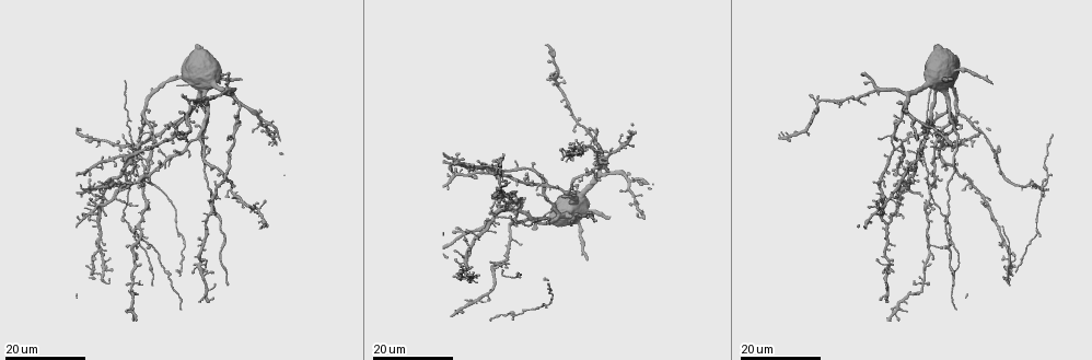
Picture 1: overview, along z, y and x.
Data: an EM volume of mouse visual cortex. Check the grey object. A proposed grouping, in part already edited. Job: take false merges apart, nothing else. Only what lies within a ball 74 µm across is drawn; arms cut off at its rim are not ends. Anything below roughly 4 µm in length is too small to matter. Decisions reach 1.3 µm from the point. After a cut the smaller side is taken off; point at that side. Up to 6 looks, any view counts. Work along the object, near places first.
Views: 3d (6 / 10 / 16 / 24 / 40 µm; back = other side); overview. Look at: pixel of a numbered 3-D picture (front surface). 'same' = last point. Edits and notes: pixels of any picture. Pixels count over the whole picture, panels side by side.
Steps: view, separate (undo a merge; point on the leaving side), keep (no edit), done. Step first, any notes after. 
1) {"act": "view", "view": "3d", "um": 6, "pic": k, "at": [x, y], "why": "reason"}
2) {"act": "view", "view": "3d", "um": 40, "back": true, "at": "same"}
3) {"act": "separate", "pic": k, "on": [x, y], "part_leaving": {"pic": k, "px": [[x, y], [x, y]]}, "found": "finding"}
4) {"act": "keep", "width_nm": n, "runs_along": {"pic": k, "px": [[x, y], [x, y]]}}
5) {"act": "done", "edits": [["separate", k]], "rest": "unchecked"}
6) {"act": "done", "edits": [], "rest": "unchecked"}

{"act": "view", "view": "3d", "um": 24, "pic": 1, "at": [200, 266], "why": "four or more arms meet"}

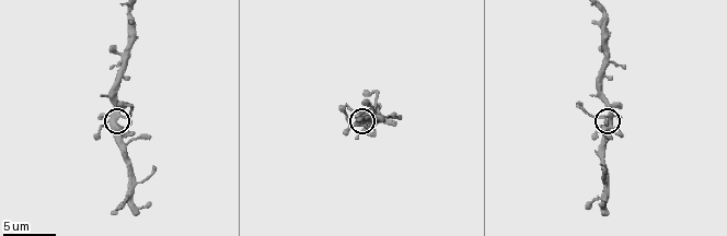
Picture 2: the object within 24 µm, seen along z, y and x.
{"act": "view", "view": "3d", "um": 6, "pic": 2, "at": [119, 117]}

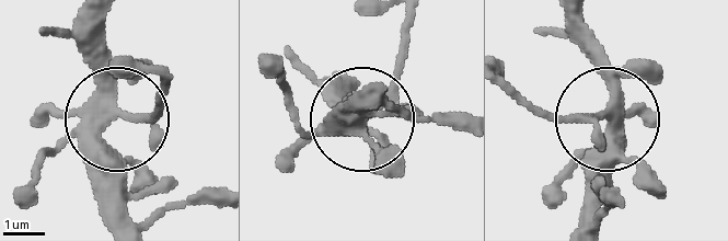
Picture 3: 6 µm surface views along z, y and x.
{"act": "keep", "width_nm": 390, "runs_along": {"pic": 3, "px": [[102, 16], [116, 118], [140, 122], [161, 104]]}, "found": "all the same cell"}

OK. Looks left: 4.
{"act": "view", "view": "3d", "um": 16, "pic": 1, "at": [464, 275], "why": "four arms meet"}

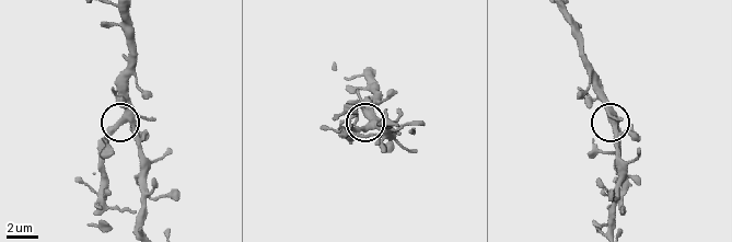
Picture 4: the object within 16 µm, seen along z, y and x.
{"act": "view", "view": "3d", "um": 10, "pic": 4, "at": [124, 117]}

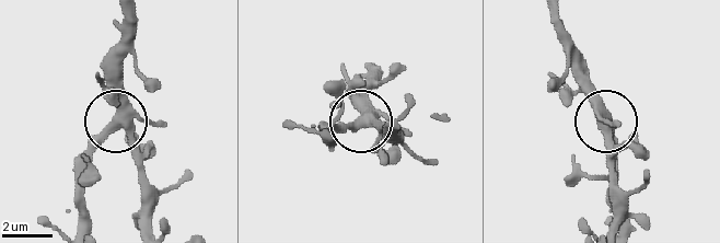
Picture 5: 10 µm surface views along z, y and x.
{"act": "keep", "found": "all the same cell"}

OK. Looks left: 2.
{"act": "view", "view": "3d", "um": 24, "pic": 1, "at": [934, 200], "why": "arms part here"}

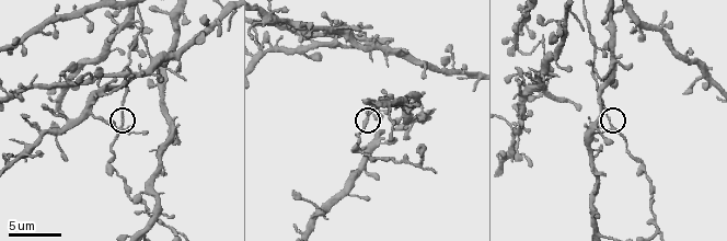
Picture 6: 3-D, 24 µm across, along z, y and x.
{"act": "view", "view": "3d", "um": 10, "pic": 6, "at": [122, 124]}

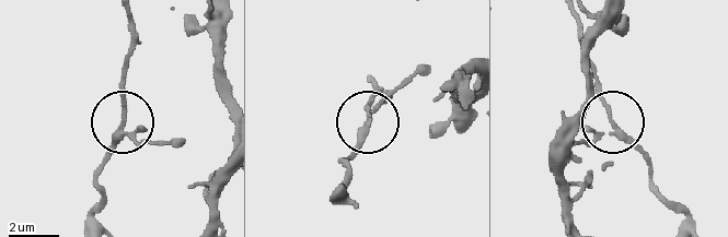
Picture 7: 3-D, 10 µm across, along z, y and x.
{"act": "keep", "arms": 3, "runs_along": {"pic": 7, "px": [[223, 163], [218, 169], [180, 144], [129, 138], [124, 64]]}, "found": "continuous, no second cell"}

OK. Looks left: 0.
{"act": "done", "edits": [], "rest": "unchecked"}

